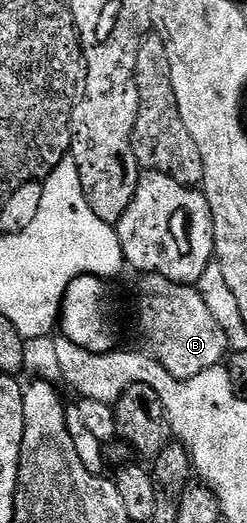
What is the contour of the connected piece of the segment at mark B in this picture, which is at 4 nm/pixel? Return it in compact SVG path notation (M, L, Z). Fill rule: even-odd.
M145 275L137 287L137 323L149 342L148 350L176 379L190 379L207 369L218 366L230 354L228 337L215 321L215 316L207 309L207 304L196 286L176 283L162 275Z

